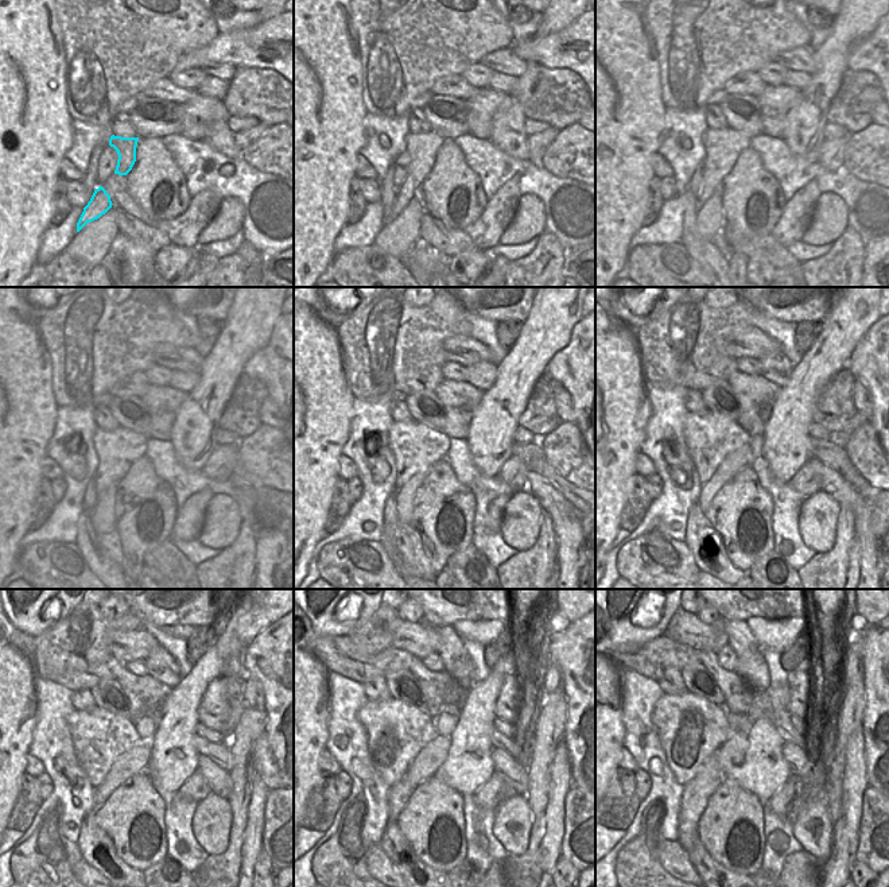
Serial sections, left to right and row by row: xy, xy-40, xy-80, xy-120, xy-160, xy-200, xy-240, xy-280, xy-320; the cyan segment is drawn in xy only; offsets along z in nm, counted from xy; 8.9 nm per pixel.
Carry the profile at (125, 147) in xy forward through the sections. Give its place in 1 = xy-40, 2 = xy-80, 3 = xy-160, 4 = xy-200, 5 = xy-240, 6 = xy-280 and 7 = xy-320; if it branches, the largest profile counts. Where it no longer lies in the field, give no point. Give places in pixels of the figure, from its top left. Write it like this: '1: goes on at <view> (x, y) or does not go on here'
1: goes on at xy-40 (422, 147)
2: goes on at xy-80 (722, 147)
3: goes on at xy-160 (416, 446)
4: goes on at xy-200 (710, 438)
5: goes on at xy-240 (99, 736)
6: goes on at xy-280 (396, 731)
7: goes on at xy-320 (691, 728)

